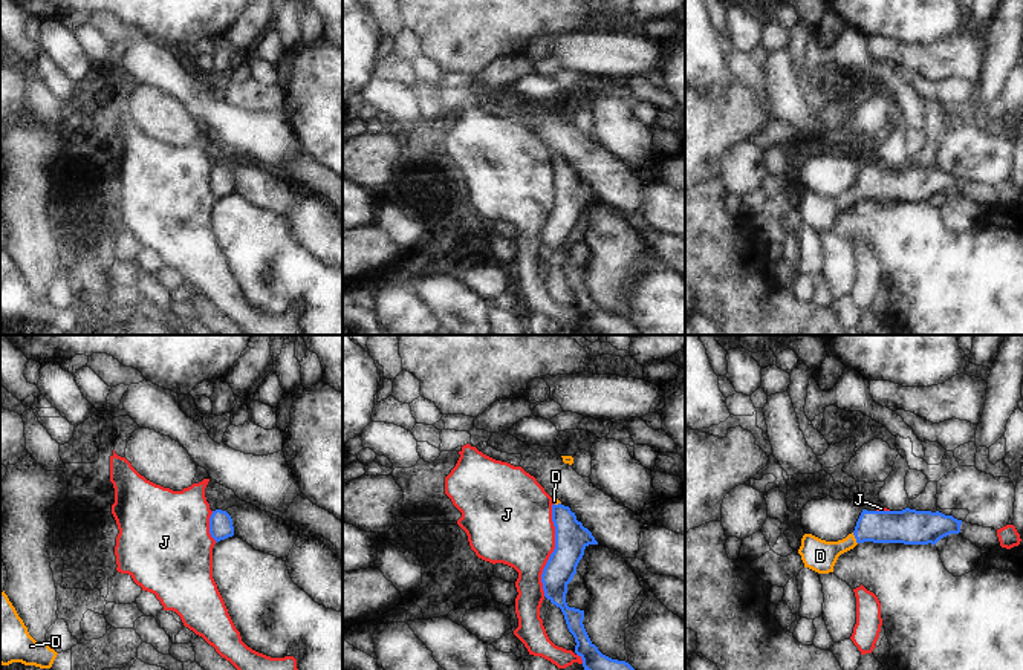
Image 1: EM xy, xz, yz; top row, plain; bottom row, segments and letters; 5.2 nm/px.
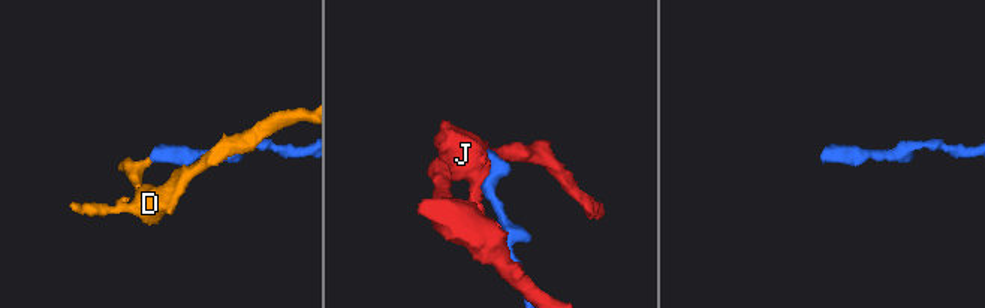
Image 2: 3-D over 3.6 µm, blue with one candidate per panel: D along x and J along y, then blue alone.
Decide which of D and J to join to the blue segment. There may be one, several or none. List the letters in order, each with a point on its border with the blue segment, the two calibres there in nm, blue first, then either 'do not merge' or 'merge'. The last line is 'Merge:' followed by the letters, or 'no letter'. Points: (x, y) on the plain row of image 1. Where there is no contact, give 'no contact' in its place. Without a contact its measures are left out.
D: meets blue in yz at (855, 195); 180 nm thick on the blue side, 170 nm on the other; merge
J: meets blue in xz at (554, 207); 180 nm thick on the blue side, 400 nm on the other; do not merge
Merge: D

